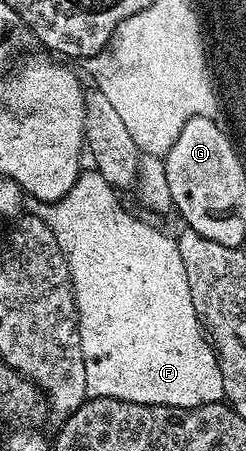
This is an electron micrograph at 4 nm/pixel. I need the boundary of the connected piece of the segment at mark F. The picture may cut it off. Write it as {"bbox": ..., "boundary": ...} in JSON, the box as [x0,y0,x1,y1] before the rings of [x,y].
{"bbox":[30,168,224,408],"boundary":[[[95,168],[85,169],[64,196],[56,202],[33,201],[30,206],[31,213],[41,218],[54,232],[54,240],[58,240],[58,248],[68,259],[68,271],[72,277],[72,291],[76,297],[76,315],[80,317],[80,343],[82,344],[82,356],[86,364],[86,388],[88,398],[117,398],[127,402],[138,404],[150,404],[151,406],[177,406],[178,408],[194,408],[202,404],[214,404],[224,402],[224,381],[220,365],[216,359],[216,351],[208,341],[201,325],[200,318],[194,312],[194,300],[190,300],[190,284],[186,284],[186,268],[182,268],[182,256],[178,256],[175,237],[170,233],[163,234],[156,226],[135,218],[126,207],[120,203],[121,196],[116,187],[107,182]]]}

